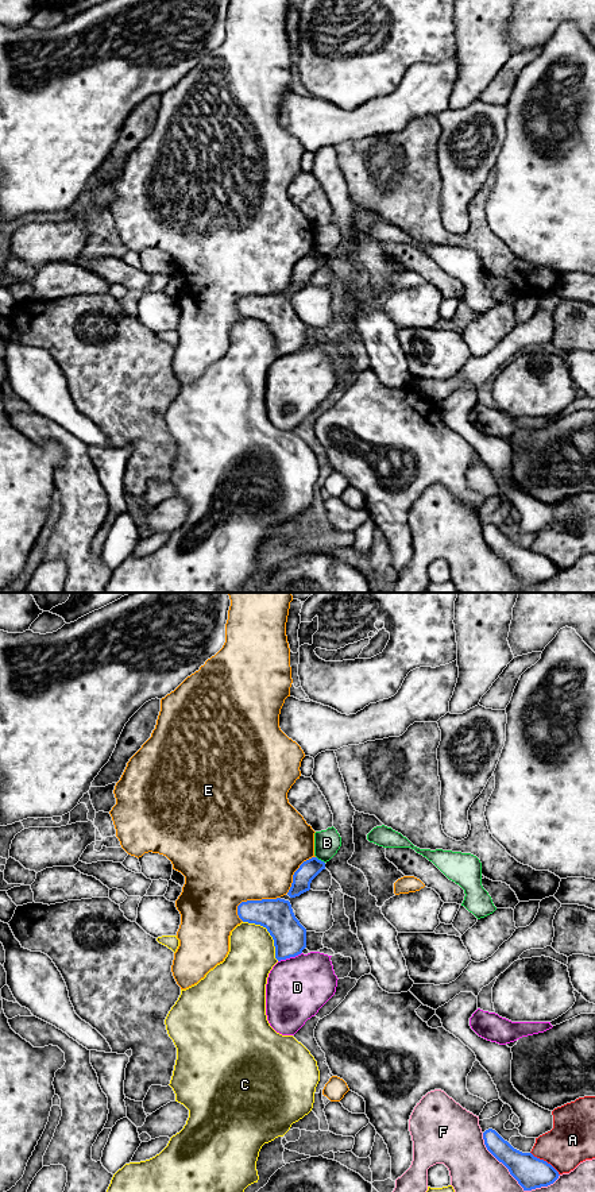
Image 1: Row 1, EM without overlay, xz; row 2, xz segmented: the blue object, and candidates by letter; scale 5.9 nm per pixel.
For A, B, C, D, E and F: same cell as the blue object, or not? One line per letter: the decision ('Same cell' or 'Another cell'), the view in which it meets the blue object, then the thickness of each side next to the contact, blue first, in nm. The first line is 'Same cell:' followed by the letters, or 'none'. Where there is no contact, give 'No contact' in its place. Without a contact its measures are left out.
Same cell: none
A: Another cell. Touches blue in xz. Thickness 190 nm (blue) against 280 nm
B: Another cell. Touches blue in xz. Thickness 120 nm (blue) against 160 nm
C: Another cell. Touches blue in xz. Thickness 200 nm (blue) against 280 nm
D: Another cell. Touches blue in xz. Thickness 200 nm (blue) against 360 nm
E: Another cell. Touches blue in xz. Thickness 200 nm (blue) against 500 nm
F: Another cell. Touches blue in xz. Thickness 190 nm (blue) against 360 nm

